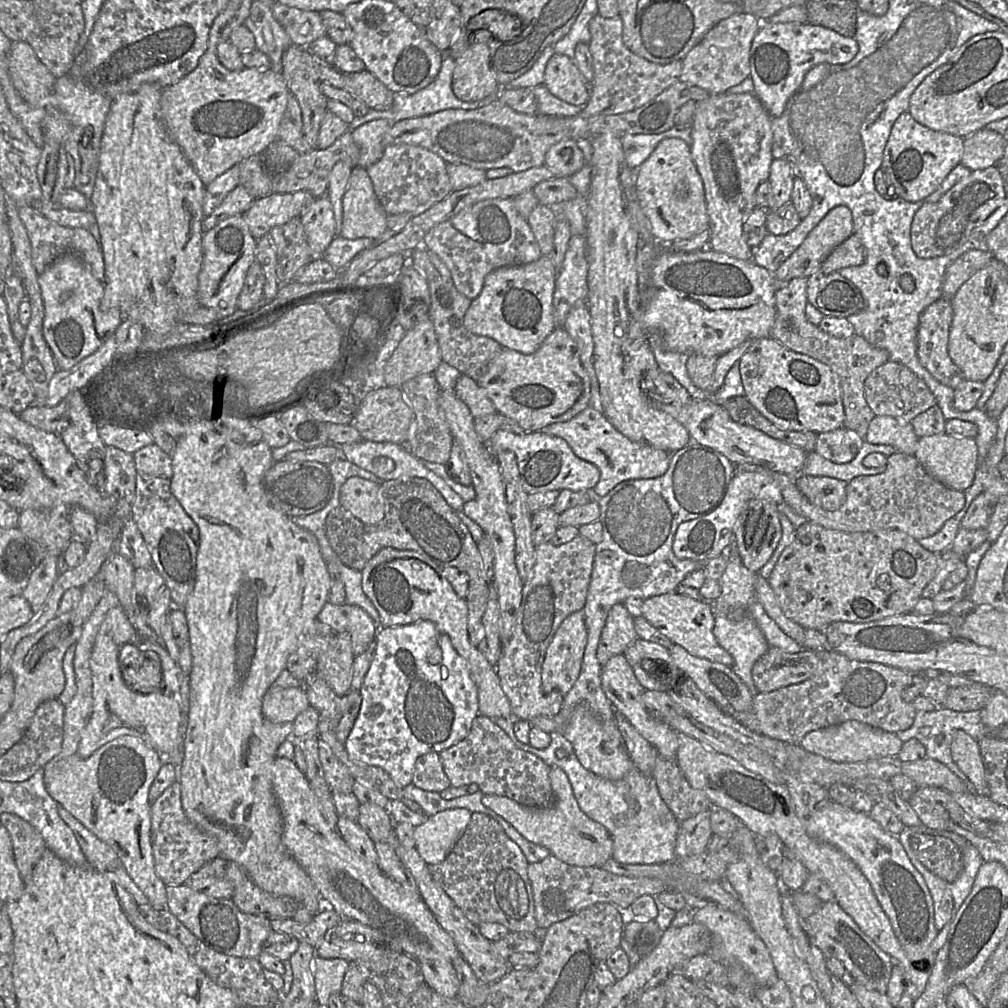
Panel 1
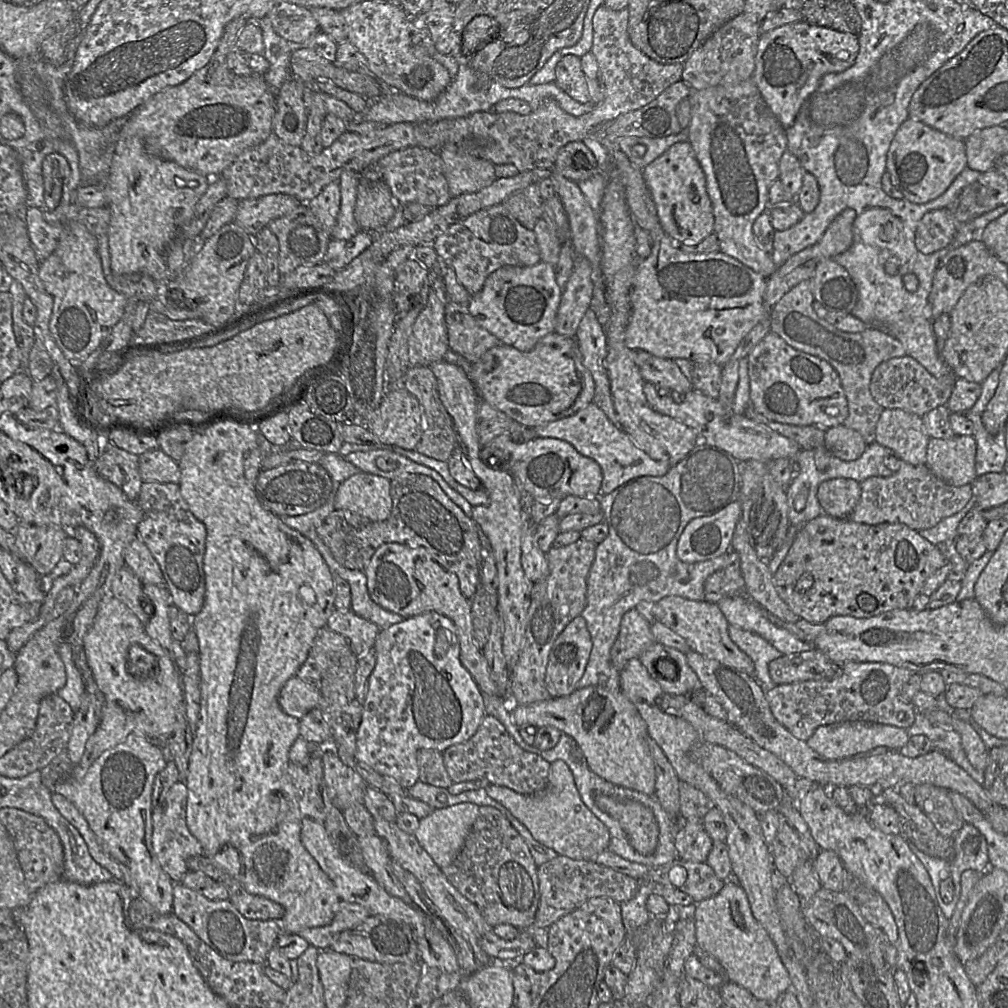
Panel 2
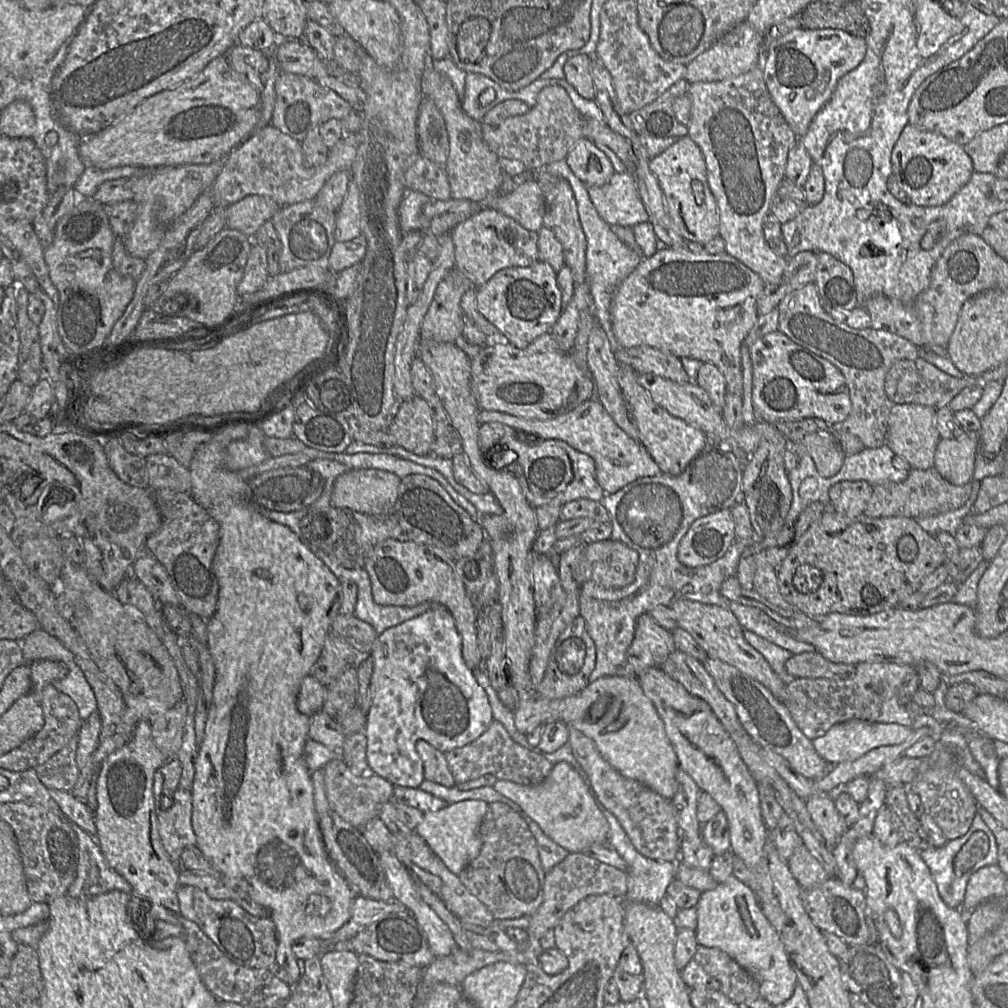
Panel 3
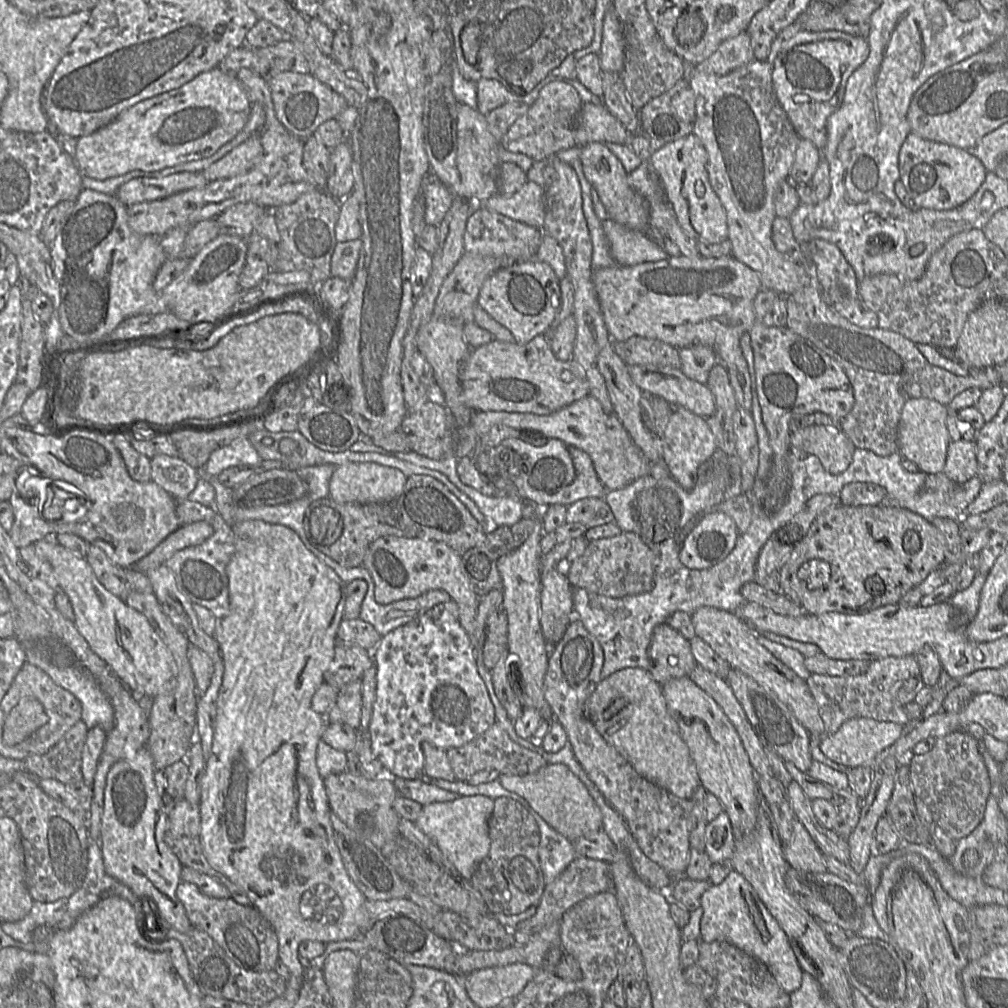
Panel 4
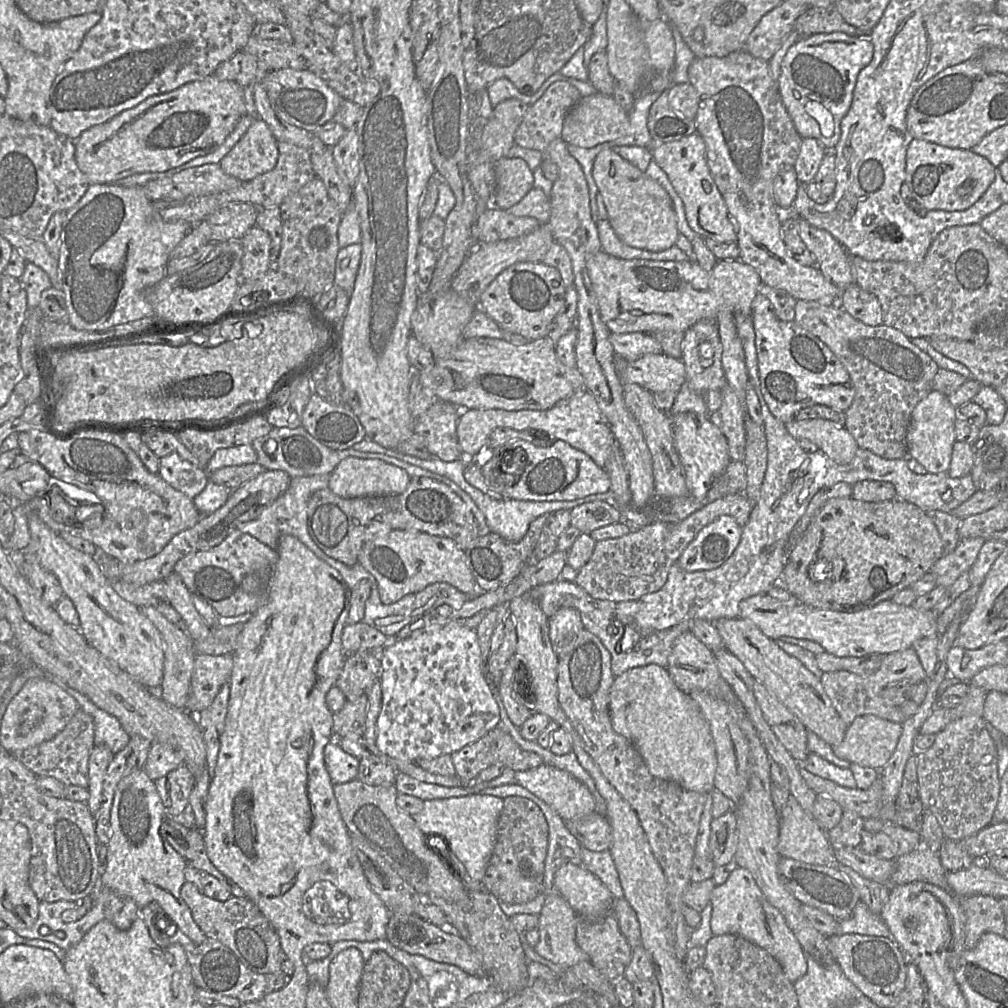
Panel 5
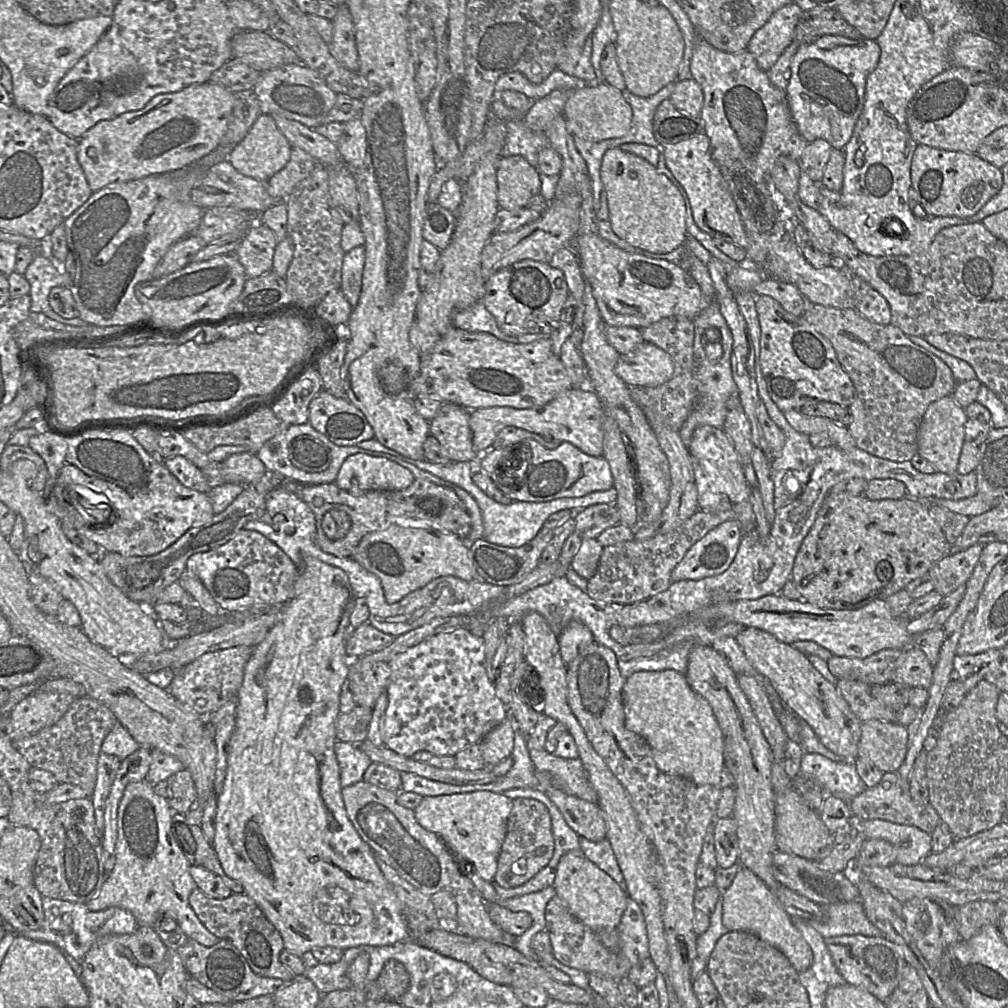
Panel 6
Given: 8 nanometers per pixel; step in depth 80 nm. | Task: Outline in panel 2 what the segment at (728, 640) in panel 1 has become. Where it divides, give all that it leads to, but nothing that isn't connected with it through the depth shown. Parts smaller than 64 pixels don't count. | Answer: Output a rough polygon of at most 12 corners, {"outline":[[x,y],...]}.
{"outline":[[729,625],[731,640],[752,659],[753,677],[777,686],[768,665],[783,653],[751,631]]}

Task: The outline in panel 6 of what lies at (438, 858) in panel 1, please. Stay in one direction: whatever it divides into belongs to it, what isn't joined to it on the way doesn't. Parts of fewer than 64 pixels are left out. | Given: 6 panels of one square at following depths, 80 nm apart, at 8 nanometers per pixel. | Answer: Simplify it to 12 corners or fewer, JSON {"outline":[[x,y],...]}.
{"outline":[[424,797],[414,813],[491,882],[513,799]]}

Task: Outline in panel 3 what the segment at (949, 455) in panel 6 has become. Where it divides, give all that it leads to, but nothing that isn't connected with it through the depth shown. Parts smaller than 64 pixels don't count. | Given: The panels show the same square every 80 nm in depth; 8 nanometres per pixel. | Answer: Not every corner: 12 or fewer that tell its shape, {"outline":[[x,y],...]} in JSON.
{"outline":[[890,411],[886,445],[912,468],[934,467],[936,412]]}

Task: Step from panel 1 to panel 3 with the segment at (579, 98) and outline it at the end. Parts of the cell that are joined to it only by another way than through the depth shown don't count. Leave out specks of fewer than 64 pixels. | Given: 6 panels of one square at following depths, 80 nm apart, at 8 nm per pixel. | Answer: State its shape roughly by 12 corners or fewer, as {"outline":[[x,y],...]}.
{"outline":[[571,56],[564,79],[585,99],[595,100],[591,57]]}

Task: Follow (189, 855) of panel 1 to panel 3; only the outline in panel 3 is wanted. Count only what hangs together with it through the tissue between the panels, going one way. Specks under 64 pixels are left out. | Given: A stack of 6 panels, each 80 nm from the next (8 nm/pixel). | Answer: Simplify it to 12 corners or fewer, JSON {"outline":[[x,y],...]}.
{"outline":[[179,787],[157,809],[162,845],[180,869],[184,848],[196,846],[191,791]]}

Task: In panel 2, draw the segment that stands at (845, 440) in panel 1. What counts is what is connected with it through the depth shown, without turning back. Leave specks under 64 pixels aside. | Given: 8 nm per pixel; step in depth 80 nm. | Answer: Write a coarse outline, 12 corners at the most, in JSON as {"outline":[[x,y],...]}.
{"outline":[[840,425],[826,430],[832,456],[857,460],[867,444],[857,431]]}

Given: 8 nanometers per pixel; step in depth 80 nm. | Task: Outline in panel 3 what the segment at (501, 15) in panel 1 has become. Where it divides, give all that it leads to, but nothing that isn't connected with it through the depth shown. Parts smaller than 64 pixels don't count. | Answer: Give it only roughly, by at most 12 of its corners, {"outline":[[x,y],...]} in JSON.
{"outline":[[483,17],[461,24],[457,44],[463,61],[474,62],[491,34]]}

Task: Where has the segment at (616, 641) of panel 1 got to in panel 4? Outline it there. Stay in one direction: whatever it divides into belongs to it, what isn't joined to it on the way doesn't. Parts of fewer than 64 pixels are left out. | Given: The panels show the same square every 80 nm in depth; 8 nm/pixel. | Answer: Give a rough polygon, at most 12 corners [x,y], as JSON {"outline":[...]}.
{"outline":[[667,624],[654,628],[649,672],[660,684],[698,665],[690,640]]}

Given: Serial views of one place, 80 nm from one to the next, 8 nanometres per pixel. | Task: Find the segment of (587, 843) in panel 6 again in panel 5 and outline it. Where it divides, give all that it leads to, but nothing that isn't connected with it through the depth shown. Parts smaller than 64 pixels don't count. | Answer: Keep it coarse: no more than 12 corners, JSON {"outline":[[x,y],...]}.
{"outline":[[582,847],[581,865],[616,899],[623,889],[610,849]]}

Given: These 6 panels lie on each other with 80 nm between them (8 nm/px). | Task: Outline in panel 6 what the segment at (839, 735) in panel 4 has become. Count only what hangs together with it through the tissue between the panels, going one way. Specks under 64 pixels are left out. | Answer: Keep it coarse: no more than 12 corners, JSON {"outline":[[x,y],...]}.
{"outline":[[862,723],[857,758],[894,772],[907,753],[907,727]]}

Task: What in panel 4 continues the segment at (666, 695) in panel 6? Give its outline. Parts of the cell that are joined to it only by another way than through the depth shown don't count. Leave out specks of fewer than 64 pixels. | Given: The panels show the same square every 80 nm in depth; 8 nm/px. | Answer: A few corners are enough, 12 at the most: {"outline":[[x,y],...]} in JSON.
{"outline":[[649,670],[603,678],[585,712],[649,782],[701,786]]}

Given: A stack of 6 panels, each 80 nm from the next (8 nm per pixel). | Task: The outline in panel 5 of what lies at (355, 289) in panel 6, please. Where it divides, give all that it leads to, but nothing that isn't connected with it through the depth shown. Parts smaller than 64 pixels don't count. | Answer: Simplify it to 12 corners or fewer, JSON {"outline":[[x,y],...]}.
{"outline":[[362,244],[340,248],[334,283],[349,296],[354,289]]}

